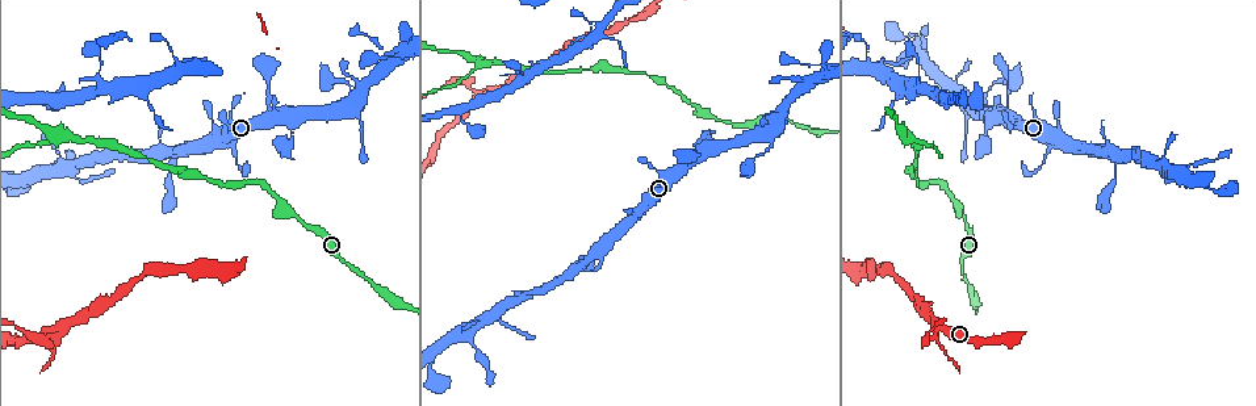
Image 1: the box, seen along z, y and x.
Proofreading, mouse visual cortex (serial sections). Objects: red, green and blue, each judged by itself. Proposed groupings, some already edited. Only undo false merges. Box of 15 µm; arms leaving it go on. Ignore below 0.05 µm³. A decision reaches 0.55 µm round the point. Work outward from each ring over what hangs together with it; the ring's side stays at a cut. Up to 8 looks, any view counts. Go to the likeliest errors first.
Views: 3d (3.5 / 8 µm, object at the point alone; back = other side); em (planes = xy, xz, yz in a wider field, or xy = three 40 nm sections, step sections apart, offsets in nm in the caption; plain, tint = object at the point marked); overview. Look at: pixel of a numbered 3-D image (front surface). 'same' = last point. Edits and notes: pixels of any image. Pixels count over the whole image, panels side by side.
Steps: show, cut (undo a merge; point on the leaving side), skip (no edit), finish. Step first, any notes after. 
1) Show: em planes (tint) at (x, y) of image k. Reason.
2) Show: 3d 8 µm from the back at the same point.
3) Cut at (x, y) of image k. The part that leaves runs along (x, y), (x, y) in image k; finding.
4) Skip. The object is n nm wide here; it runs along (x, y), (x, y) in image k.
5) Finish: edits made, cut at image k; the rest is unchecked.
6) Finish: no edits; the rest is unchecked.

Show: 3d 8 µm at (60, 333) of image 1. Sharp bend.

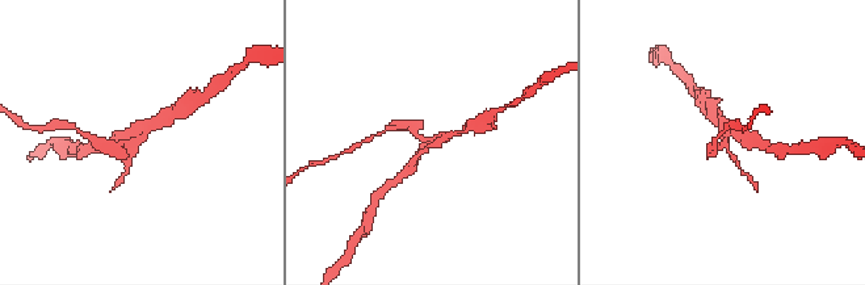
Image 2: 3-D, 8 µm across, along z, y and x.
Show: em xy step 2 (tint) at (727, 141) of image 2.

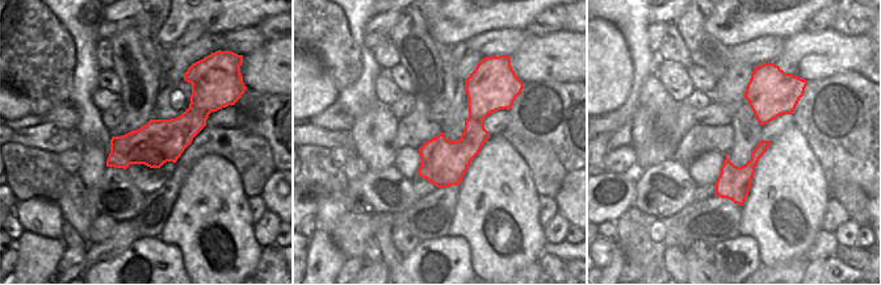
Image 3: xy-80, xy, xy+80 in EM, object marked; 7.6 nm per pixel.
Cut at (127, 158) of image 2. The part that leaves runs along (432, 138), (391, 128) in image 2; two cells meet here.

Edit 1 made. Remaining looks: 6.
Show: 3d 3.5 µm at (62, 137) of image 1. Three arms meet.

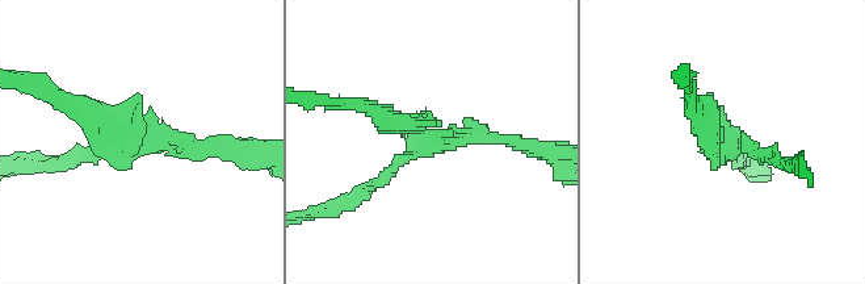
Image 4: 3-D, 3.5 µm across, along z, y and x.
Show: em xy step 3 (tint) at (728, 147) of image 4.

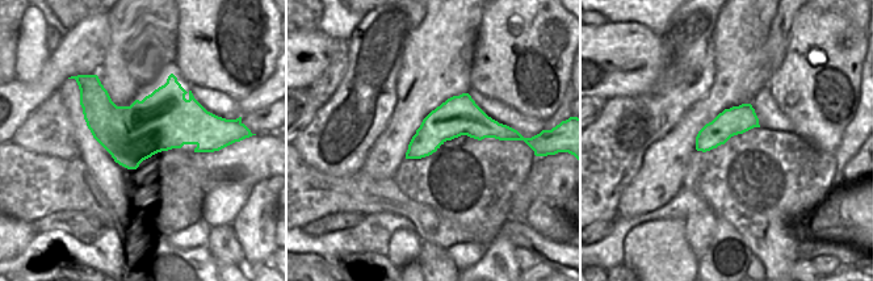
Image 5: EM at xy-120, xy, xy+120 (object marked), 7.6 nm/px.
Skip. All the same cell.

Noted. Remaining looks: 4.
Show: 3d 3.5 µm at (267, 116) of image 1. Thin neck.

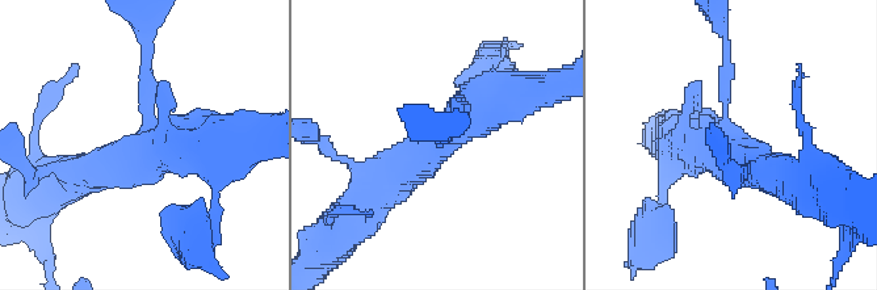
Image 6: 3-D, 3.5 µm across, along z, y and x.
Show: em xy step 1 (tint) at (142, 150) of image 6.

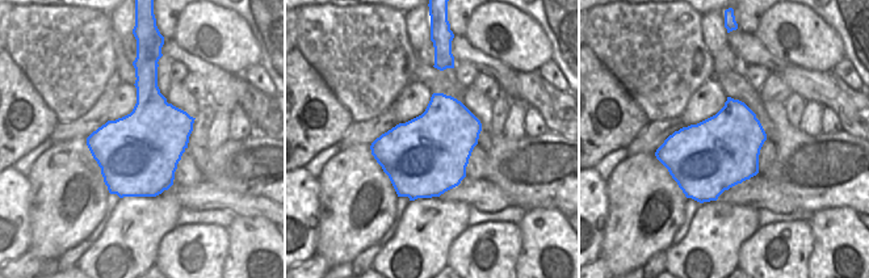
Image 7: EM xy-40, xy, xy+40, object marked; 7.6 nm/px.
Skip. The object is 600 nm wide here; it runs along (372, 193), (471, 109), (508, 92) in image 6; one cell here.

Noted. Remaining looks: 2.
Finish: edits made, cut at image 2; the rest is unchecked.

